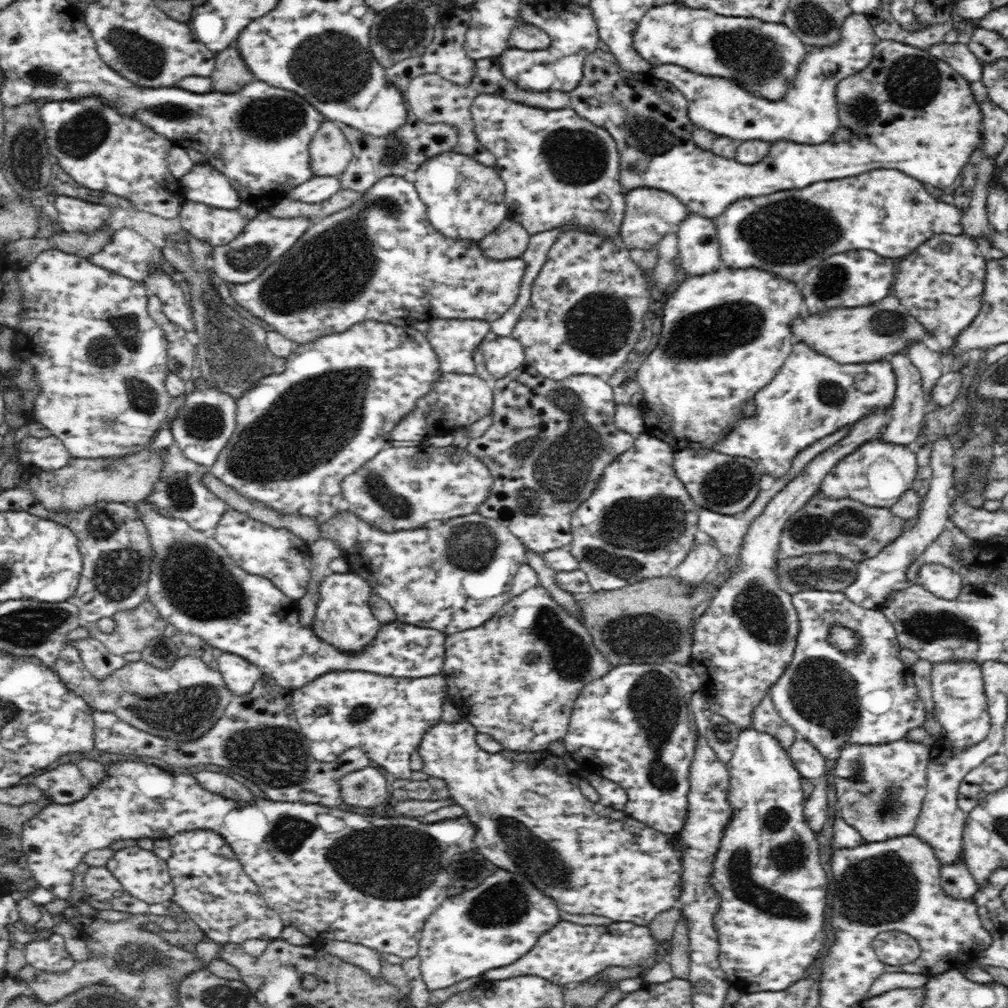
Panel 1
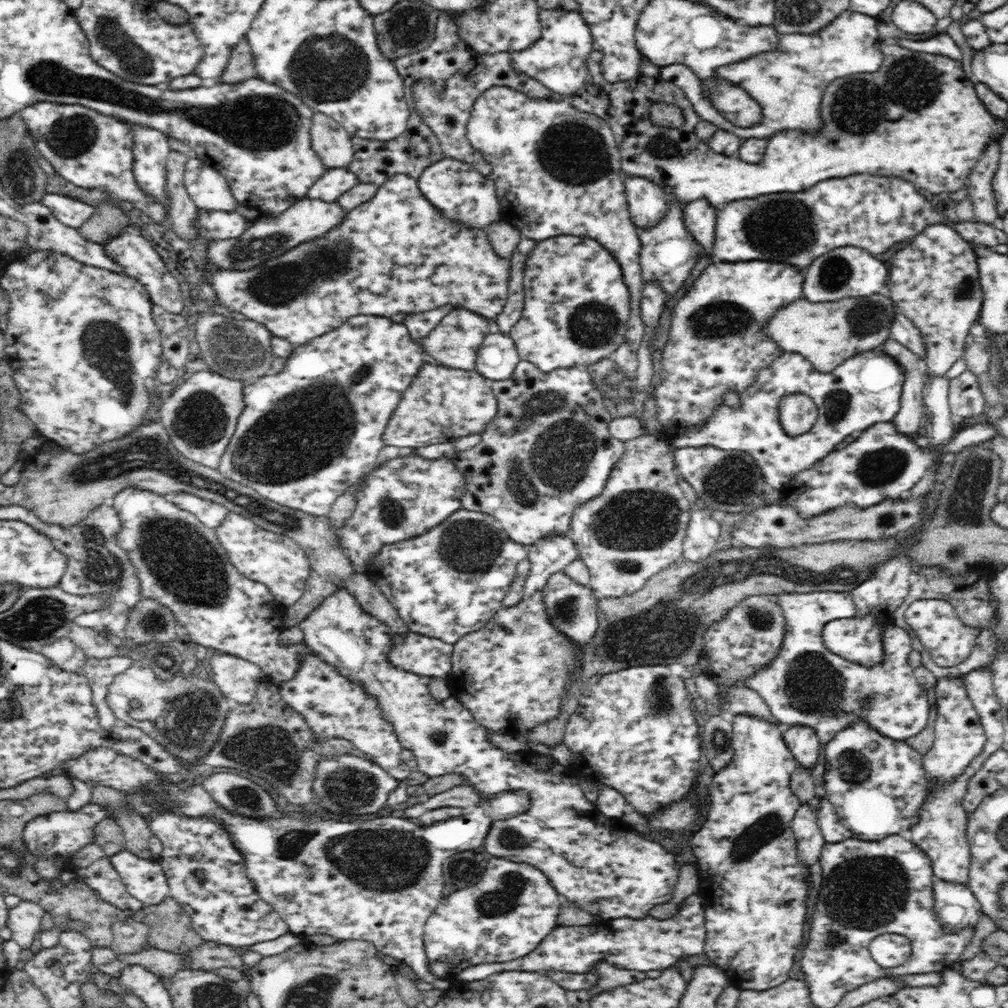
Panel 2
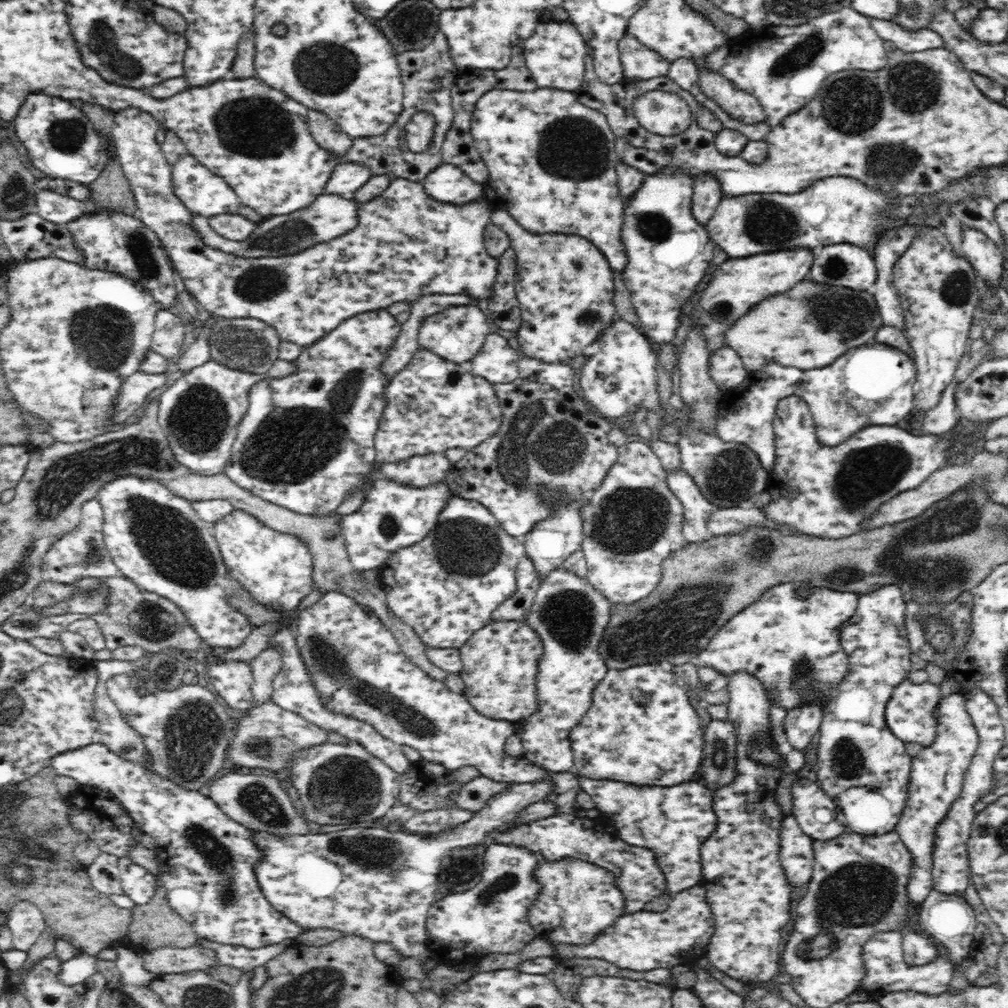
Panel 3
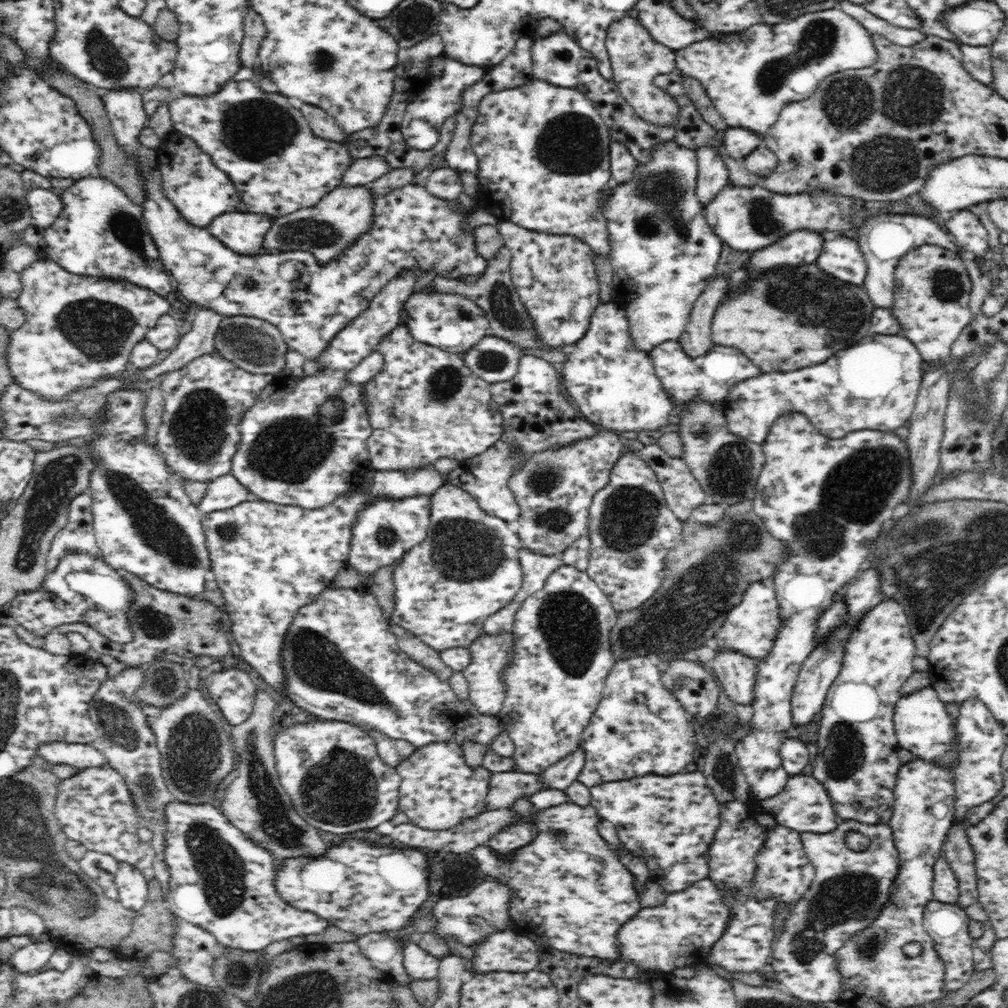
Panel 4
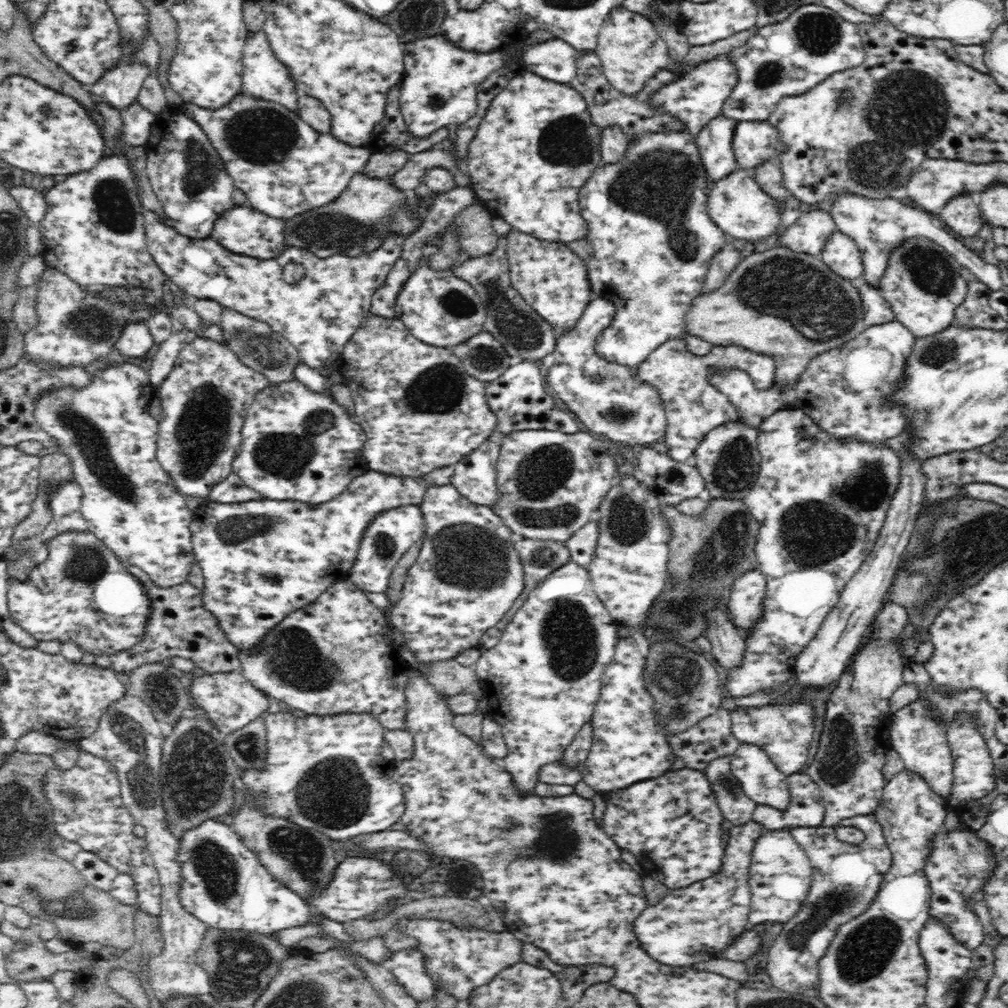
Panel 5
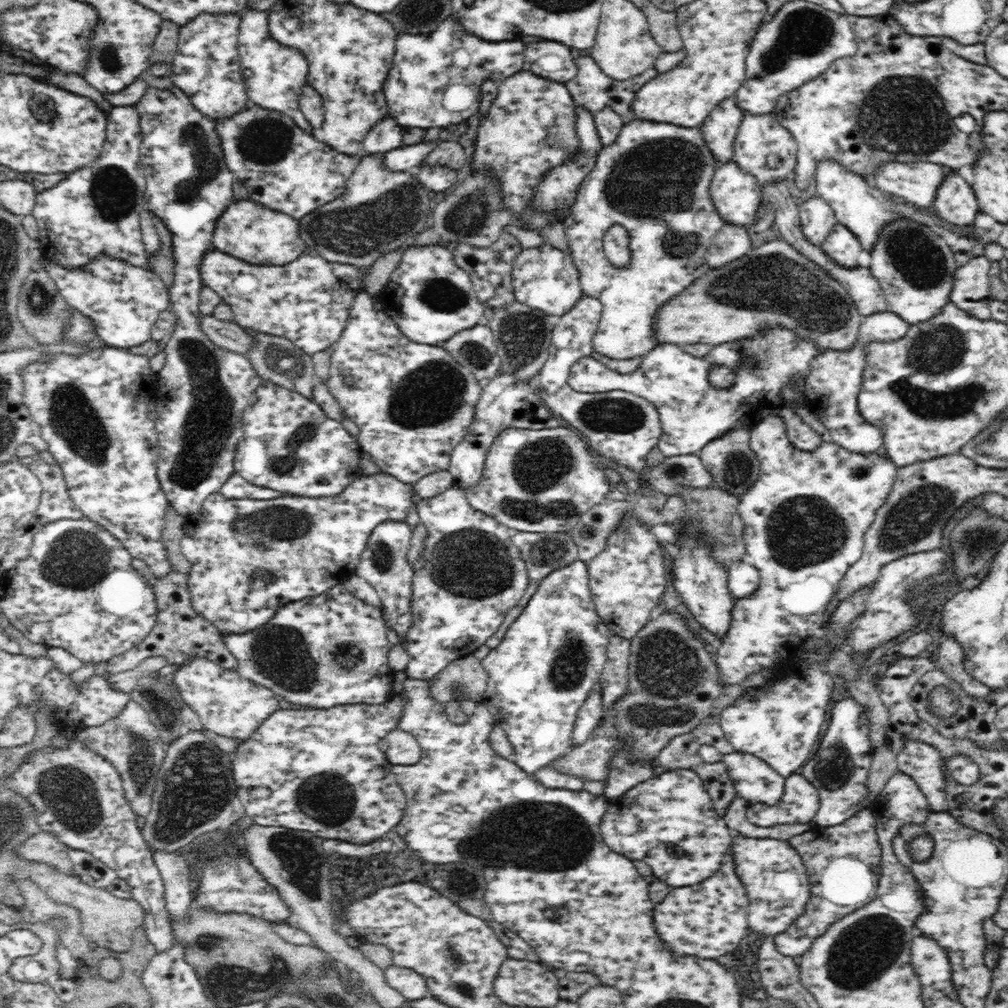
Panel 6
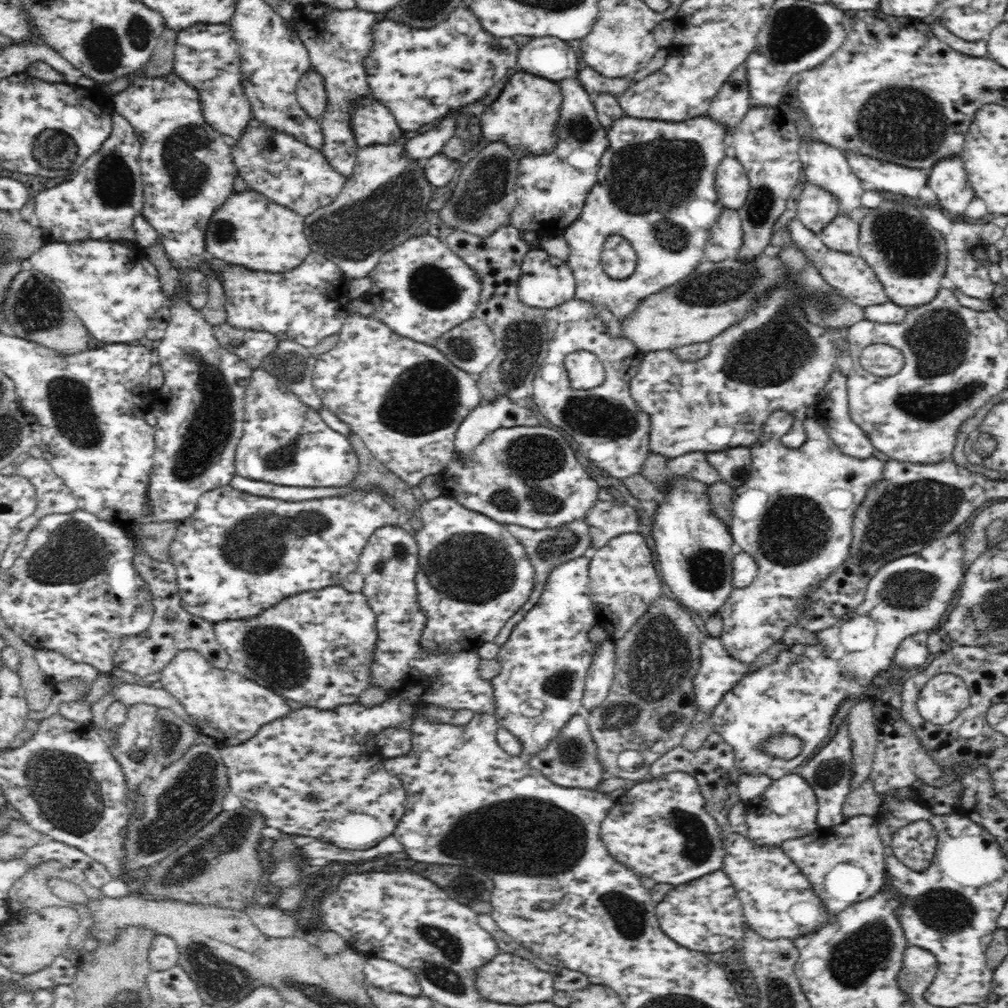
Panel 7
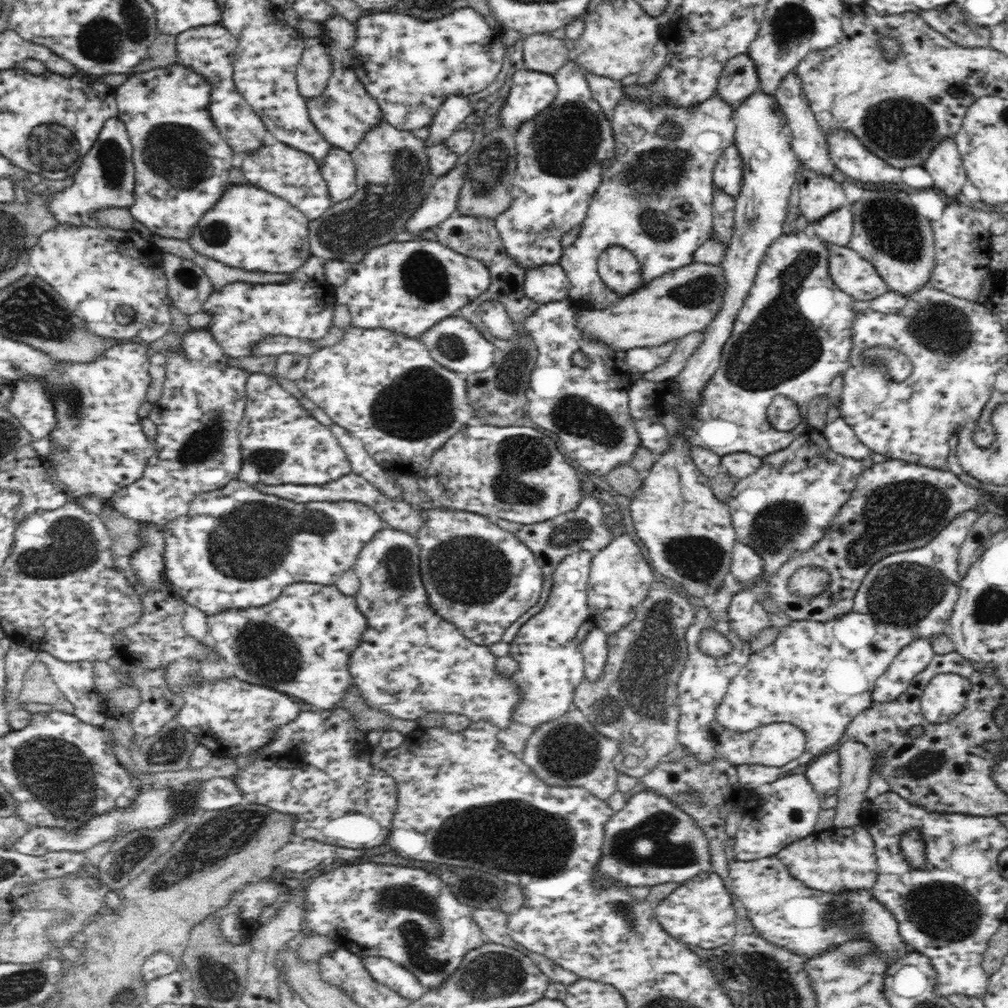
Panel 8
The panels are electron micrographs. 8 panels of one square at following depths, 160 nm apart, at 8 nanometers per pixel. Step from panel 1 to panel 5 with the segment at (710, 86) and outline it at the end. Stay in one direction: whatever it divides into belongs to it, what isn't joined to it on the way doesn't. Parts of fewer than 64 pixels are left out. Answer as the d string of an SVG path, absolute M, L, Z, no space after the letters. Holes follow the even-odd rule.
M808 4L796 8L782 22L759 28L744 46L735 48L728 55L731 62L736 65L739 81L725 100L721 113L738 123L740 121L762 122L768 120L780 99L804 94L835 72L860 66L864 62L865 46L853 22L844 20L831 8Z

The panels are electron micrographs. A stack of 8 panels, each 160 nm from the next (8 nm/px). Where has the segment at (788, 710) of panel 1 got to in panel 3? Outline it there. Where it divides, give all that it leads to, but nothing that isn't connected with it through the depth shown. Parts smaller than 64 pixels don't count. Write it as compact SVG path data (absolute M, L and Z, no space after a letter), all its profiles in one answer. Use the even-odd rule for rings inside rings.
M784 583L770 586L766 592L738 612L726 625L722 626L710 639L708 646L699 652L700 665L709 665L718 672L736 672L745 670L761 680L768 693L775 694L775 702L787 710L800 706L808 700L819 698L819 702L828 700L828 690L834 688L844 674L848 672L846 651L840 642L840 629L855 614L859 593L851 590L810 587L809 595L802 599L796 595L798 584ZM909 678L898 685L892 693L885 708L887 727L901 740L902 743L912 742L922 745L922 748L930 746L937 735L937 718L934 710L944 698L938 685L930 682L916 684Z

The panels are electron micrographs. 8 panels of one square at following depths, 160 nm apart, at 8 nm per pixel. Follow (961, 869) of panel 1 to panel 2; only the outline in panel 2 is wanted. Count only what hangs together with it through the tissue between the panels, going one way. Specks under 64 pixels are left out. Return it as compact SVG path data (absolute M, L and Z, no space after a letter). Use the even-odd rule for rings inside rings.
M936 882L933 884L933 894L934 916L946 932L975 930L983 912L967 884L960 886L948 882Z

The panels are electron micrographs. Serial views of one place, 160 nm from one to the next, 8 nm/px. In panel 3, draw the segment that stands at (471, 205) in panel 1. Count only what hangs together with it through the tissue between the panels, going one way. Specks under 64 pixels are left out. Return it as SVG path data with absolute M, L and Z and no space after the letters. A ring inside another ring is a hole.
M442 163L426 175L420 183L433 199L450 204L464 204L484 199L483 185L468 178L464 171L452 164Z

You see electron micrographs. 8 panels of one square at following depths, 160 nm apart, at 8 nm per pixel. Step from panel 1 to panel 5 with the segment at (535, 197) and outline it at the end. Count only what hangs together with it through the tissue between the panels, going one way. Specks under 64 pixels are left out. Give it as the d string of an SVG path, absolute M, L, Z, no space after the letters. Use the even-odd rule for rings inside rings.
M524 72L508 80L506 88L486 108L482 124L469 145L467 170L470 187L487 209L520 231L546 242L568 243L588 232L580 215L580 188L596 166L604 164L600 153L600 133L586 111L586 98L569 84L540 78Z

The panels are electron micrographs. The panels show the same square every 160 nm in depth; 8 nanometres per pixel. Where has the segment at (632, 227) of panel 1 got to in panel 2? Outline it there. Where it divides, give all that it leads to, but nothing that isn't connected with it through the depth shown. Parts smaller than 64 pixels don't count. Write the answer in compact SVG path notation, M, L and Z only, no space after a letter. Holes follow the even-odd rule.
M626 175L624 186L631 220L637 228L652 226L662 220L668 210L667 192L643 176Z

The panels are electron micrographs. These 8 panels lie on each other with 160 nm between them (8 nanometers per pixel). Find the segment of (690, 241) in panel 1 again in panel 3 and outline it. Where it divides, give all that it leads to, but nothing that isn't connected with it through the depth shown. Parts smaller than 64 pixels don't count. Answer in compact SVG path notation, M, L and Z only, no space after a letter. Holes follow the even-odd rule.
M709 172L694 176L693 181L692 214L700 224L705 225L725 193L721 182Z

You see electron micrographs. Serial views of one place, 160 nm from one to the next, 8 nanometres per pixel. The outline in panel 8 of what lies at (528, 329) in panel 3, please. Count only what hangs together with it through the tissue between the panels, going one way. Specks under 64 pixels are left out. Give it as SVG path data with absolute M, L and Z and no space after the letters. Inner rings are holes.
M547 264L526 270L525 295L539 304L558 302L568 297L569 280L559 265Z

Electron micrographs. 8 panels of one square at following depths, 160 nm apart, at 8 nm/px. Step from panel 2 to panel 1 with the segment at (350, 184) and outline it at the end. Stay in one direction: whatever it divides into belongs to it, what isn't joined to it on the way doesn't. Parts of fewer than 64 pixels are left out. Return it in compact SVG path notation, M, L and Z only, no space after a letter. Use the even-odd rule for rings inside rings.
M316 176L303 182L300 186L292 189L290 199L300 202L316 203L328 200L333 194L341 189L341 182L338 176Z

